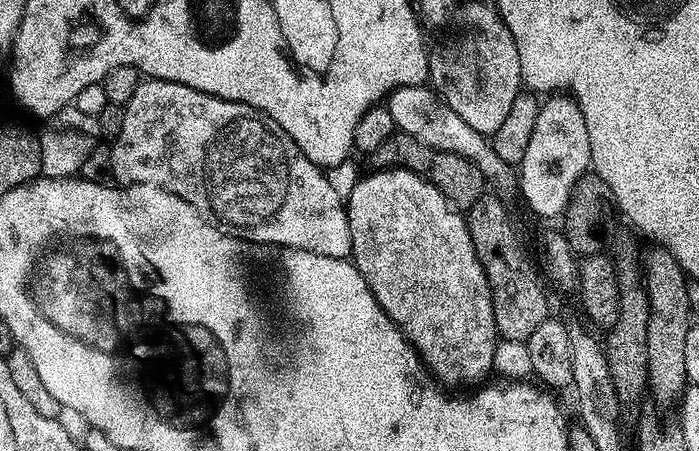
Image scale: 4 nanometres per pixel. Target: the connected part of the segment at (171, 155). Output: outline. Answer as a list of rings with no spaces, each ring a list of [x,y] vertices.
[[[151,78],[141,79],[138,90],[134,90],[134,98],[130,98],[128,104],[123,105],[124,117],[122,118],[122,134],[111,141],[112,153],[108,156],[108,164],[112,167],[111,179],[117,185],[127,186],[129,184],[149,184],[155,188],[167,188],[175,196],[181,196],[194,210],[198,210],[209,220],[215,222],[221,229],[227,230],[231,235],[240,237],[241,240],[248,240],[251,244],[263,244],[274,248],[301,248],[310,250],[310,254],[326,254],[326,258],[349,259],[352,254],[352,235],[350,234],[350,222],[348,221],[348,210],[345,197],[327,180],[325,169],[320,165],[310,162],[302,150],[274,122],[266,113],[251,108],[245,104],[239,104],[233,100],[223,100],[217,96],[206,94],[202,90],[194,90],[190,86],[182,86],[178,82],[169,80],[154,80]]]

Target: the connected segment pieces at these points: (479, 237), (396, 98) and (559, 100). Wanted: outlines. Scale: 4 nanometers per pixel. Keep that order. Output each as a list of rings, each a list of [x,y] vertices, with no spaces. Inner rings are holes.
[[[485,194],[468,207],[466,219],[478,262],[482,262],[482,270],[492,291],[496,331],[505,340],[527,342],[535,328],[549,319],[548,296],[536,277],[531,258],[516,237],[516,228],[508,217],[508,208],[498,197]]]
[[[429,85],[406,86],[396,88],[386,98],[386,107],[399,131],[408,133],[420,142],[427,144],[431,150],[438,149],[448,153],[458,153],[460,157],[466,157],[473,161],[487,181],[504,184],[511,180],[511,167],[502,162],[491,145],[491,141],[480,134],[472,126],[463,121],[458,114],[451,110],[435,89]]]
[[[568,94],[549,95],[540,105],[534,134],[530,136],[526,154],[522,154],[522,162],[518,165],[520,194],[533,214],[563,217],[575,184],[589,171],[591,162],[590,134],[586,134],[586,120],[576,101]]]

